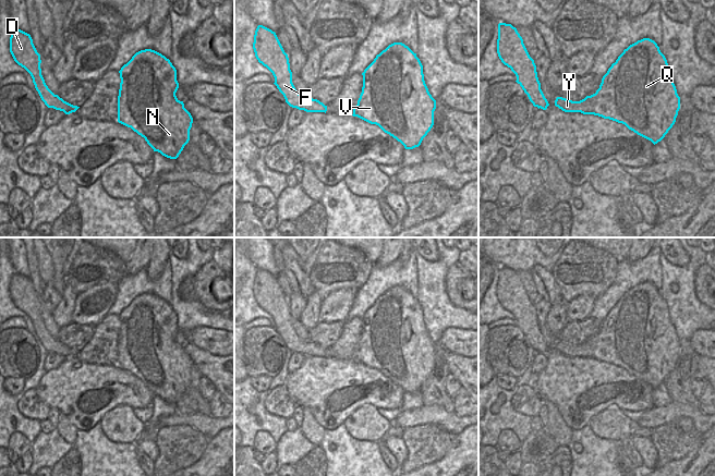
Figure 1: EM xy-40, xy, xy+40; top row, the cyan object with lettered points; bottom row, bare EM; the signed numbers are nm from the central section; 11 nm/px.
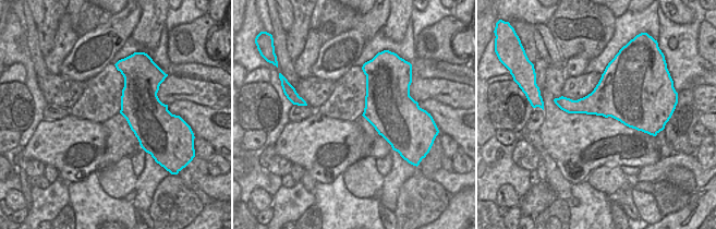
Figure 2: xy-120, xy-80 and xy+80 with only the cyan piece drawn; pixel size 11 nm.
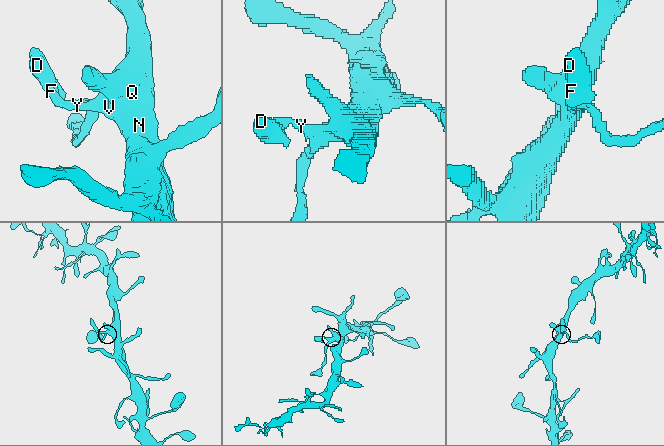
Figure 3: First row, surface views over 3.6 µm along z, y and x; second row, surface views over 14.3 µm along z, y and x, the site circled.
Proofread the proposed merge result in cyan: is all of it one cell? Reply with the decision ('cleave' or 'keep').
keep

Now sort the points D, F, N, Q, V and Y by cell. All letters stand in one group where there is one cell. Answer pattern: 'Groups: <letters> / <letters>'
Groups: D F N Q V Y.

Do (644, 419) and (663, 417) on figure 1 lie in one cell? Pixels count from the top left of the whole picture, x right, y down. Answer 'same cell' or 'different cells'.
same cell

